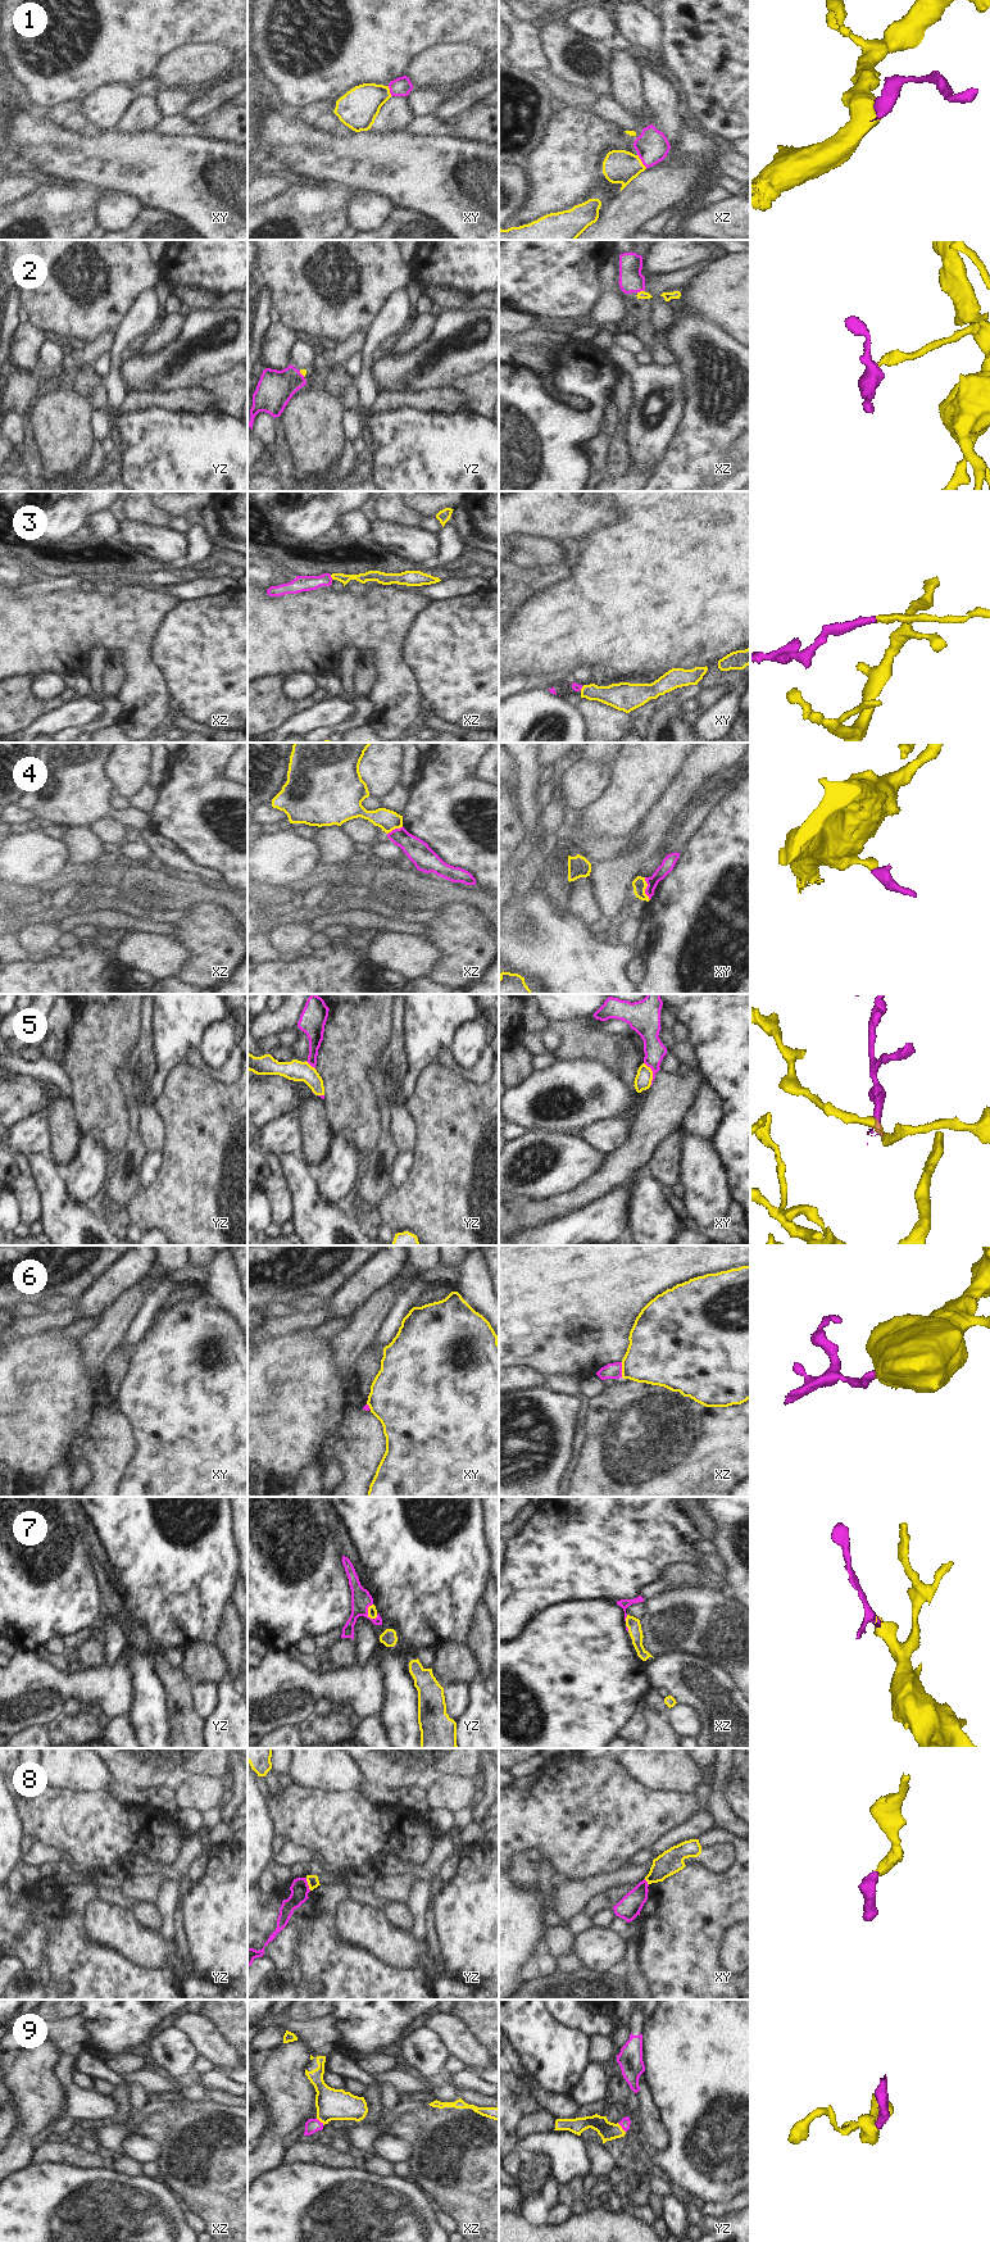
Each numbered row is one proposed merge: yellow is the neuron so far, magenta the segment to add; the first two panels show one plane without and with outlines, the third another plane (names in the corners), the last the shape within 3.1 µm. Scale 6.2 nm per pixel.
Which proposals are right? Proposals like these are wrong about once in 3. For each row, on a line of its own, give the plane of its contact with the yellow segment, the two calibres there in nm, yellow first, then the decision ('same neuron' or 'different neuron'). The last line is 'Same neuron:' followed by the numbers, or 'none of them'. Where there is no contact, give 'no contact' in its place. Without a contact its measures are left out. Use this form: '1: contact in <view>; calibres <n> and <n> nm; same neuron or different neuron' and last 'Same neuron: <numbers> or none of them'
1: contact in xz; calibres 200 and 200 nm; same neuron
2: contact in xz; calibres 50 and 150 nm; same neuron
3: contact in xz; calibres 60 and 100 nm; same neuron
4: contact in xy; calibres 90 and 80 nm; different neuron
5: contact in xy; calibres 110 and 130 nm; different neuron
6: contact in xz; calibres 380 and 100 nm; different neuron
7: contact in yz; calibres 60 and 130 nm; same neuron
8: contact in yz; calibres 70 and 120 nm; different neuron
9: contact in yz; calibres 120 and 70 nm; same neuron
Same neuron: 1, 2, 3, 7, 9

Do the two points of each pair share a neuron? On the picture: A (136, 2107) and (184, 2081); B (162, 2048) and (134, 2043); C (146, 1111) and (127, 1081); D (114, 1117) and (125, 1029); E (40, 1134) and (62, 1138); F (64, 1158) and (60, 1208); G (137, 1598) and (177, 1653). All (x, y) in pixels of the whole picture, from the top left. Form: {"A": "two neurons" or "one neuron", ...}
{"A": "two neurons", "B": "two neurons", "C": "two neurons", "D": "one neuron", "E": "two neurons", "F": "two neurons", "G": "two neurons"}

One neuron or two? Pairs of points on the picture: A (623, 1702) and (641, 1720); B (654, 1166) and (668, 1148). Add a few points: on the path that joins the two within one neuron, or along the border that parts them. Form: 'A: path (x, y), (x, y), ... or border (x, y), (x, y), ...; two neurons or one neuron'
A: border (640, 1710), (620, 1734); two neurons
B: path (658, 1162), (668, 1152); one neuron

